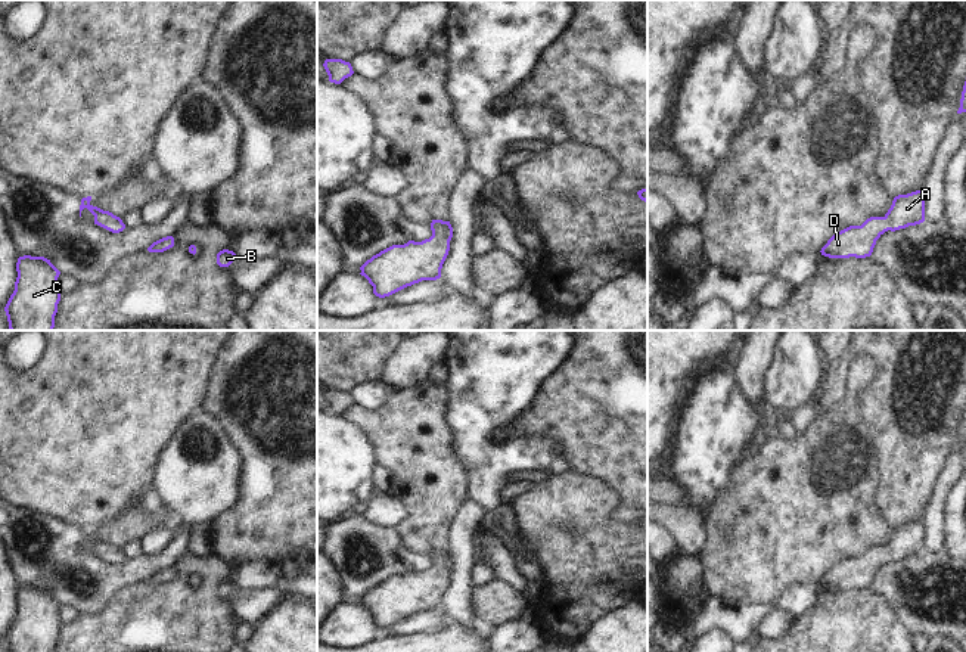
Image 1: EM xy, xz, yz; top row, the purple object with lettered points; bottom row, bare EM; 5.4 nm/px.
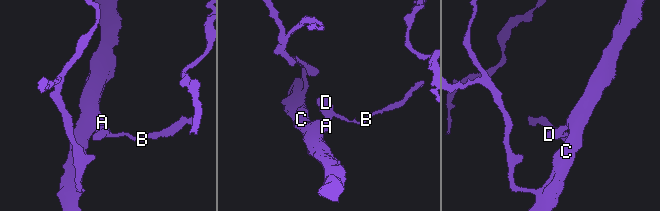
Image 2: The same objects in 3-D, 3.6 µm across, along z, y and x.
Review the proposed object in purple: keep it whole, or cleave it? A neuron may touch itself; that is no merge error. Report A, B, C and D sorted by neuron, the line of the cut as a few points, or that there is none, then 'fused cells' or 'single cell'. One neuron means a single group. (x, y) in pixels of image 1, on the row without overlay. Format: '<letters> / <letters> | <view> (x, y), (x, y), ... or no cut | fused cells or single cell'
A B C D | no cut | single cell

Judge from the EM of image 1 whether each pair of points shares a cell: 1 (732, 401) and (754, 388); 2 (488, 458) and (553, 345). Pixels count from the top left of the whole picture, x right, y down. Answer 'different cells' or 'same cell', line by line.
1: different cells
2: same cell

